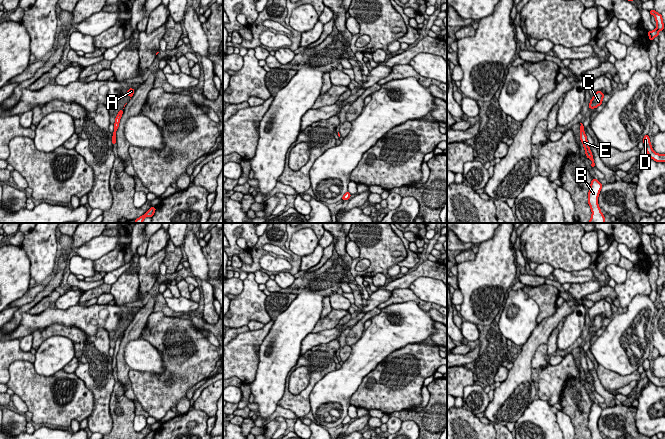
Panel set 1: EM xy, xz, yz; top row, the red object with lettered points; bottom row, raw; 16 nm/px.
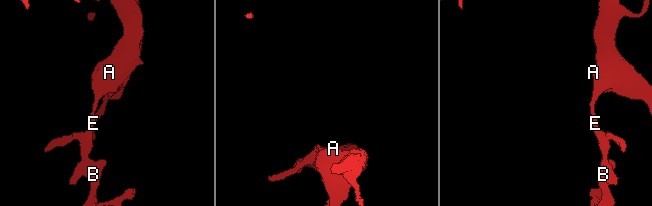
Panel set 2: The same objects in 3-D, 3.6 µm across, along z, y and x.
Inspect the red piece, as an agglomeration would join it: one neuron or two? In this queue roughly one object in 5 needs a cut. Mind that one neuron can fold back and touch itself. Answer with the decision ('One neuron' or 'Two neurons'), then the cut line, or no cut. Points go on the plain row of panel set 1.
One neuron. No split

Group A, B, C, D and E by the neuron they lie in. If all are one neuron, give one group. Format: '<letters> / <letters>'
A B C D E

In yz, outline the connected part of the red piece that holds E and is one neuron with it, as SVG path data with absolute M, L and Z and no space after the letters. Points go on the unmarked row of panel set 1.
M580 347L580 348L581 348L581 350L580 350L580 358L581 358L580 364L581 364L581 366L584 370L585 378L586 378L587 382L589 382L592 385L591 391L593 392L593 391L595 391L593 379L592 379L591 374L589 372L589 368L588 368L588 365L587 365L587 360L584 356L584 350L583 350L582 347Z

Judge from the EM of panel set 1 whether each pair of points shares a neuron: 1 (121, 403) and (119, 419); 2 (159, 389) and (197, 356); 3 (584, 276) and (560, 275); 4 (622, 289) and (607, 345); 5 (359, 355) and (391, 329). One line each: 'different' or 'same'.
1: same
2: same
3: same
4: different
5: same

